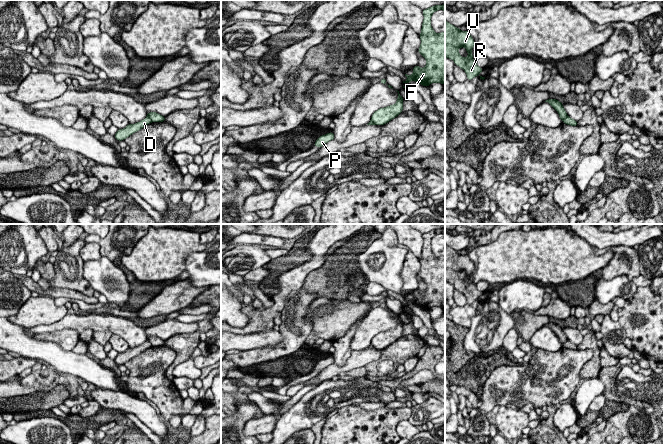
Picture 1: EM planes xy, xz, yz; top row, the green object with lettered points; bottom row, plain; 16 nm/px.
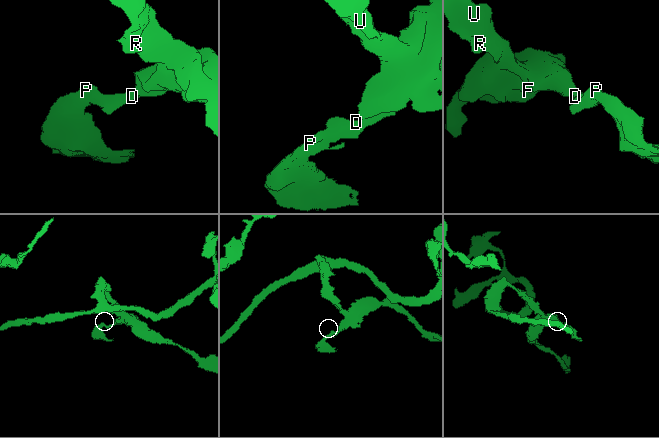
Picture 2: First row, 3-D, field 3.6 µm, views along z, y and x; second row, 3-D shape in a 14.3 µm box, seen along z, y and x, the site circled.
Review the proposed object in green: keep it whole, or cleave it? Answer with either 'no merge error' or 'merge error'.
merge error

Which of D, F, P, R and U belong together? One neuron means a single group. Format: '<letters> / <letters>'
D P / F R U

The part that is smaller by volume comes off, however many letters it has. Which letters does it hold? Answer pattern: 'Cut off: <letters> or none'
Cut off: D, P

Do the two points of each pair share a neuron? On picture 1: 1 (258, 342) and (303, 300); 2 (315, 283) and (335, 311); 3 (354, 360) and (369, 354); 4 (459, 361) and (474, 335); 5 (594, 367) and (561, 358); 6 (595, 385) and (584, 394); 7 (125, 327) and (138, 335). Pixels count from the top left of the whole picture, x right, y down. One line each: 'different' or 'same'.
1: different
2: different
3: same
4: different
5: different
6: same
7: same

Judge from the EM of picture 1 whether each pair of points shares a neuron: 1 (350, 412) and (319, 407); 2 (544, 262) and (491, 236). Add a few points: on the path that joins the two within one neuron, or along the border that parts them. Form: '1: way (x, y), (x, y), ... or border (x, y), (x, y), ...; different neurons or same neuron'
1: border (351, 404), (338, 408); different neurons
2: border (500, 234), (493, 241), (478, 245), (475, 248); different neurons

